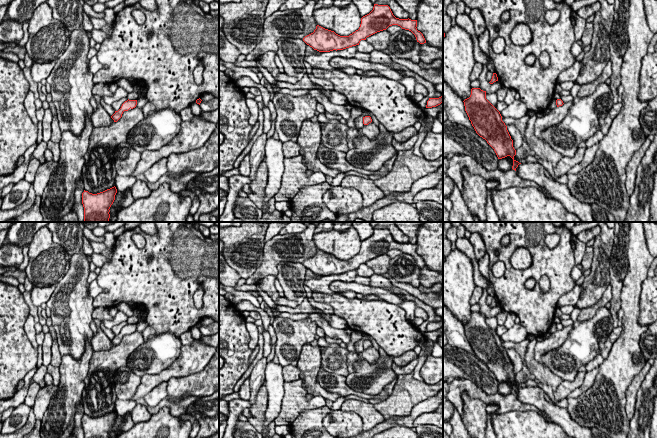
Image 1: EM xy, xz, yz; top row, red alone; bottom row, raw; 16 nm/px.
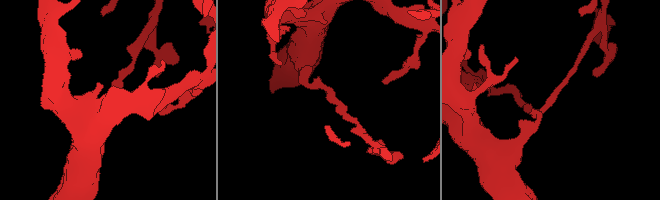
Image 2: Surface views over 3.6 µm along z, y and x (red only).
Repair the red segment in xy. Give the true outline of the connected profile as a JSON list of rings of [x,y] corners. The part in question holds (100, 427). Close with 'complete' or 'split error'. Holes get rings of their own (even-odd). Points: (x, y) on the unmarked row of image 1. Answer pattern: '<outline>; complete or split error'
[[[115,410],[97,418],[84,414],[82,417],[84,438],[109,438],[109,433],[115,424],[116,417]]]; complete

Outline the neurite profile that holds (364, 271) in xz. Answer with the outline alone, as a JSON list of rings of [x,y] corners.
[[[361,264],[359,267],[359,275],[361,277],[371,277],[374,273],[373,269],[366,264]]]

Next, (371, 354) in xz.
[[[373,346],[369,347],[368,349],[364,349],[361,356],[370,364],[374,363],[381,357],[378,350],[376,350]]]

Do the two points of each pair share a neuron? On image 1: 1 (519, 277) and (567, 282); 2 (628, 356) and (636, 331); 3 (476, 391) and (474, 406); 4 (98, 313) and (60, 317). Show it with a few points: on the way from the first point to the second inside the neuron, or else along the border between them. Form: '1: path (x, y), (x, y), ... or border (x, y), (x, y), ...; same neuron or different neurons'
1: path (531, 272), (555, 272); same neuron
2: path (628, 350), (628, 340), (630, 337); same neuron
3: border (487, 405), (464, 392), (461, 417); different neurons
4: border (95, 308), (91, 321); different neurons

